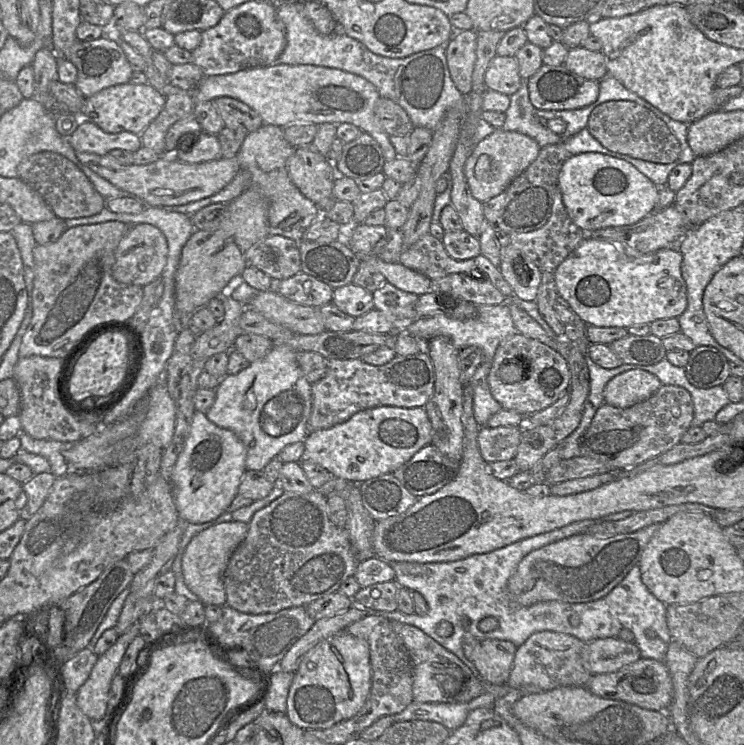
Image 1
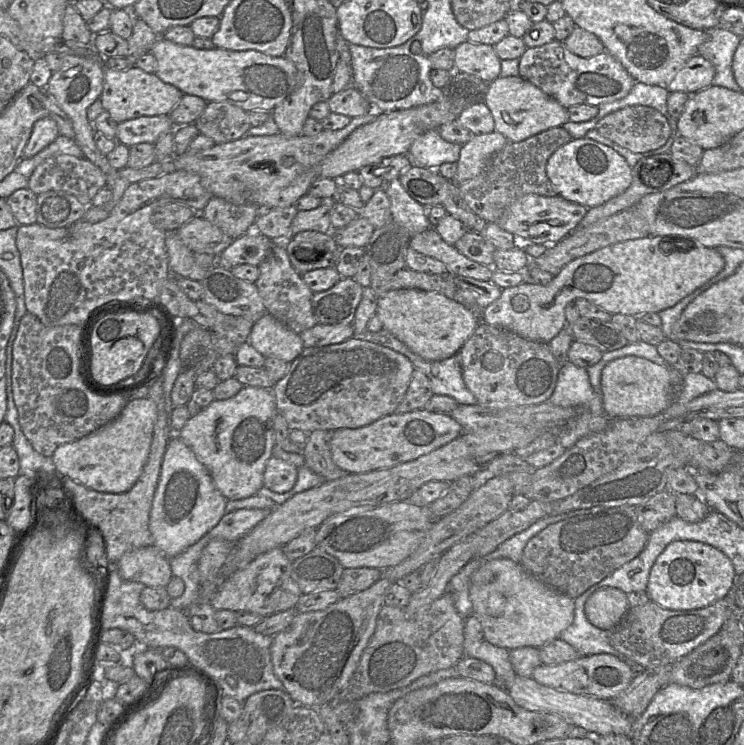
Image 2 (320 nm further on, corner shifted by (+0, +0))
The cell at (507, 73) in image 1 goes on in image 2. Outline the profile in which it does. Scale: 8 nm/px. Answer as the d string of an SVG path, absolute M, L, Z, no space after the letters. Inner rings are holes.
M466 41L454 49L455 70L474 75L486 83L500 76L501 60L494 46Z

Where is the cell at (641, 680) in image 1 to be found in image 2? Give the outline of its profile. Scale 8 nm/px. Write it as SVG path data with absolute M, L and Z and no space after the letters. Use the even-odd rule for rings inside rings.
M596 654L581 656L557 665L540 665L531 677L539 684L557 690L613 701L629 686L634 675L634 670L618 657L611 654Z

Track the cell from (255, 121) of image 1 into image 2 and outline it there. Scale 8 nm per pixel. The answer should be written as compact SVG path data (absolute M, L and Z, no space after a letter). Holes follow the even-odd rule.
M208 102L194 122L200 134L210 137L215 144L244 137L251 125L247 112L228 102Z

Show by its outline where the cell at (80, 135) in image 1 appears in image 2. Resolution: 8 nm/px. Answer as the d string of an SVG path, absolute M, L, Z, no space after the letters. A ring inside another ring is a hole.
M169 115L141 116L118 123L116 141L127 147L140 143L152 143L176 127Z

